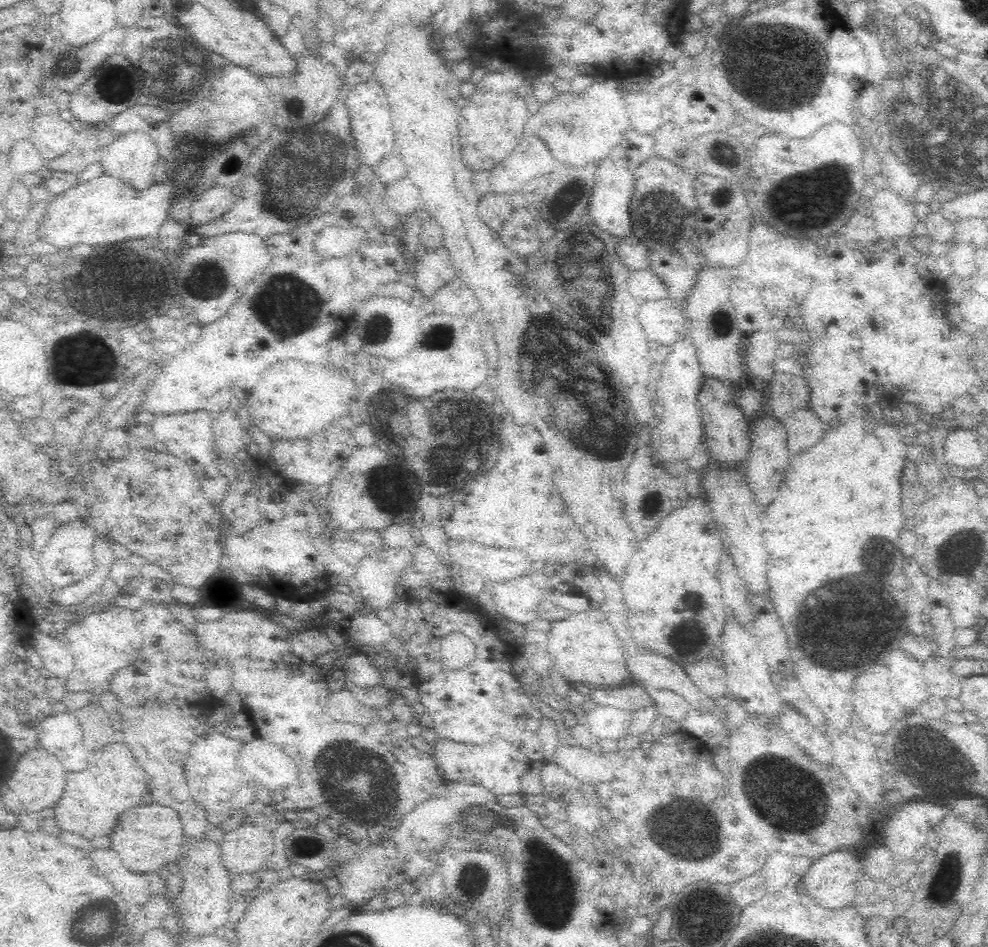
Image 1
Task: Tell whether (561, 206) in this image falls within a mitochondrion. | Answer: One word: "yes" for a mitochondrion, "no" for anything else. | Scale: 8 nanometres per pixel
no

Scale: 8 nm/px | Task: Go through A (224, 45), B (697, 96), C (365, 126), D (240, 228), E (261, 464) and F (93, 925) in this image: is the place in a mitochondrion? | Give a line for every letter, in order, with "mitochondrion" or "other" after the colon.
A: other
B: other
C: other
D: other
E: other
F: mitochondrion

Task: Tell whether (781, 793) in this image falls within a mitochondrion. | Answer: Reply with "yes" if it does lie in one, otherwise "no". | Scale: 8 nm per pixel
yes

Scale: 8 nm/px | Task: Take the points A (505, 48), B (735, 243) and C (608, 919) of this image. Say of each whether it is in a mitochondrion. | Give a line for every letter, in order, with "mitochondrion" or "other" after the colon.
A: other
B: other
C: other

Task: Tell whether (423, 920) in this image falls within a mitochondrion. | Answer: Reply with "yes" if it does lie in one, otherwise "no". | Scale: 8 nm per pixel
no

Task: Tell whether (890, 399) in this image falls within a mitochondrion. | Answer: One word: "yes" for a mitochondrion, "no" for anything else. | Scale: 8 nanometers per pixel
no

